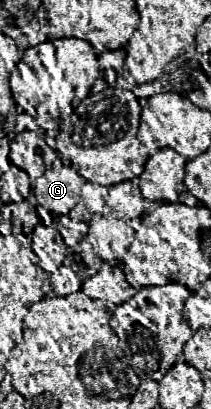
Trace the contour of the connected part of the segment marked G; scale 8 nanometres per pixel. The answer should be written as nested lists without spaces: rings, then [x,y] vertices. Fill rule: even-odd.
[[[53,165],[33,183],[35,201],[51,215],[67,215],[79,201],[79,189],[85,179],[71,165]]]

